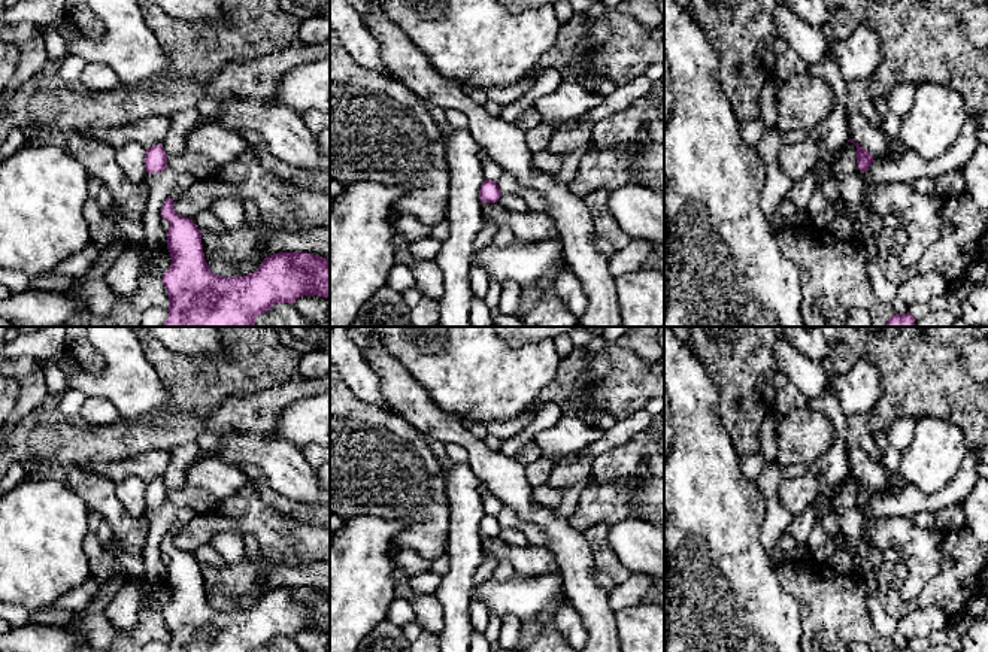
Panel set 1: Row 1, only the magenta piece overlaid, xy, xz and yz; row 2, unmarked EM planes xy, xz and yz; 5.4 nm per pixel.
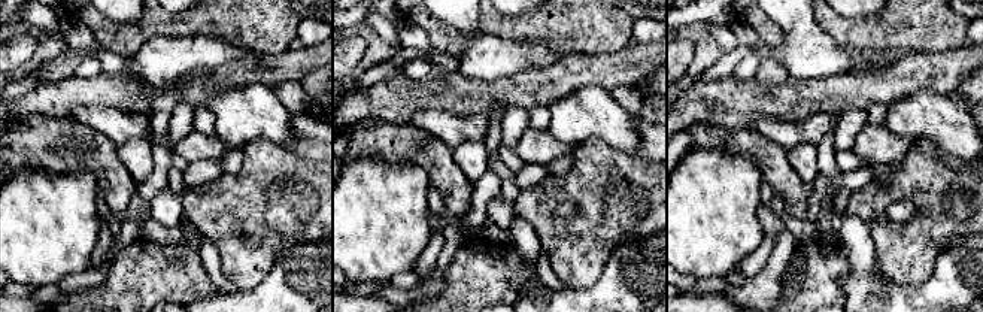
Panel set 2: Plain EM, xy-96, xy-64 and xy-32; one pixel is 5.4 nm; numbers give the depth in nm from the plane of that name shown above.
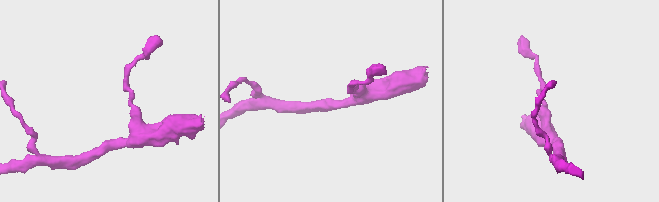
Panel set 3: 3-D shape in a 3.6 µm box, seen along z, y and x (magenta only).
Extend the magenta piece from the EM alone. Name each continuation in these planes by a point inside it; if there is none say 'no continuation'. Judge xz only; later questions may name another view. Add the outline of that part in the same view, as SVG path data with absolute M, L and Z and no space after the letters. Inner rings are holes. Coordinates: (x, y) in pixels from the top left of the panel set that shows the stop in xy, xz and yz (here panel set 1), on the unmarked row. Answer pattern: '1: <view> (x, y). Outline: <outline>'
no continuation

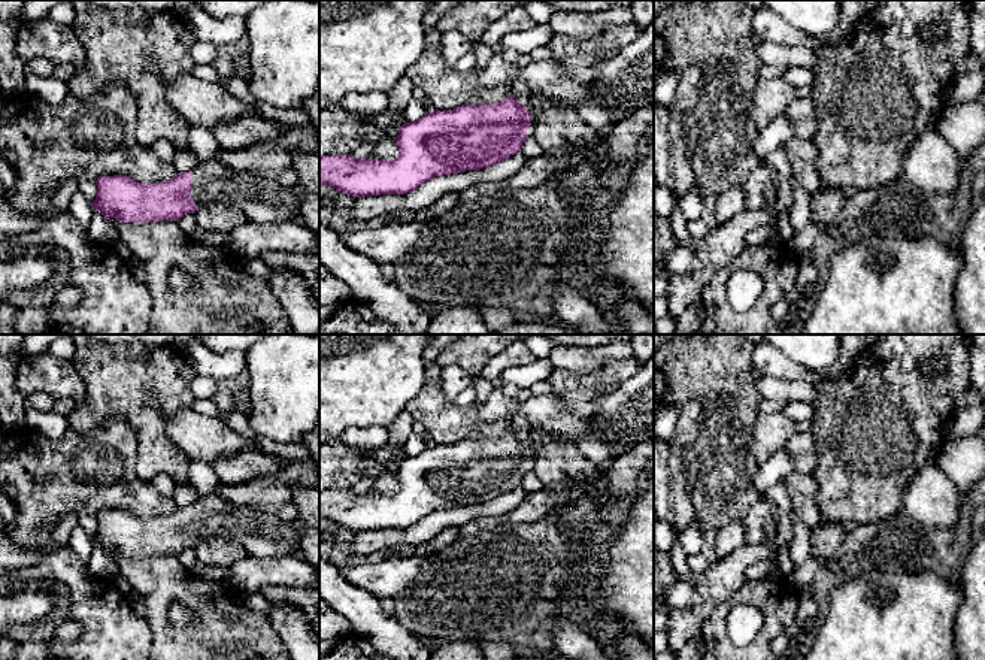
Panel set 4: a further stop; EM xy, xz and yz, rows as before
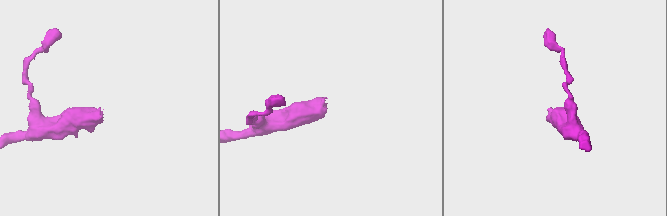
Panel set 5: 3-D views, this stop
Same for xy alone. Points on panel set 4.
1: xy (217, 551). Outline: M213 538L194 547L197 561L204 566L230 569L236 561L245 558L248 551L236 541Z

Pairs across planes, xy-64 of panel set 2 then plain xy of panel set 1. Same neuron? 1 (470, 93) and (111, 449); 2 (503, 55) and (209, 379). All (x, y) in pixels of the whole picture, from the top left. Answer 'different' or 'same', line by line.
1: same
2: different

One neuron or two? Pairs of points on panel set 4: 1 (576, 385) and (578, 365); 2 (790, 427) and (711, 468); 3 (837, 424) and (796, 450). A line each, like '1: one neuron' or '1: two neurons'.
1: two neurons
2: two neurons
3: two neurons

